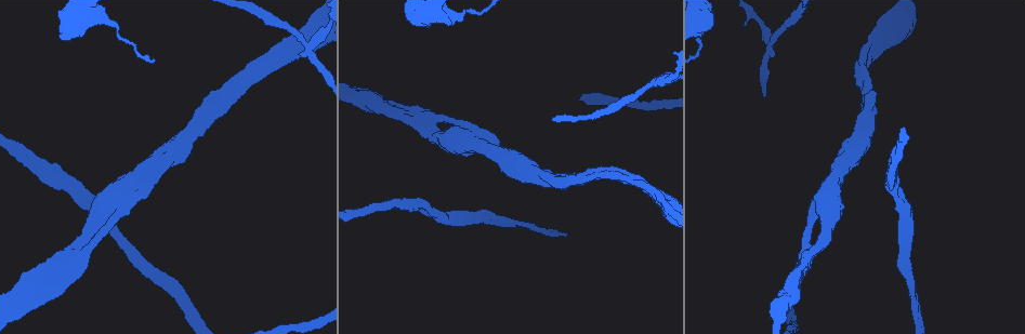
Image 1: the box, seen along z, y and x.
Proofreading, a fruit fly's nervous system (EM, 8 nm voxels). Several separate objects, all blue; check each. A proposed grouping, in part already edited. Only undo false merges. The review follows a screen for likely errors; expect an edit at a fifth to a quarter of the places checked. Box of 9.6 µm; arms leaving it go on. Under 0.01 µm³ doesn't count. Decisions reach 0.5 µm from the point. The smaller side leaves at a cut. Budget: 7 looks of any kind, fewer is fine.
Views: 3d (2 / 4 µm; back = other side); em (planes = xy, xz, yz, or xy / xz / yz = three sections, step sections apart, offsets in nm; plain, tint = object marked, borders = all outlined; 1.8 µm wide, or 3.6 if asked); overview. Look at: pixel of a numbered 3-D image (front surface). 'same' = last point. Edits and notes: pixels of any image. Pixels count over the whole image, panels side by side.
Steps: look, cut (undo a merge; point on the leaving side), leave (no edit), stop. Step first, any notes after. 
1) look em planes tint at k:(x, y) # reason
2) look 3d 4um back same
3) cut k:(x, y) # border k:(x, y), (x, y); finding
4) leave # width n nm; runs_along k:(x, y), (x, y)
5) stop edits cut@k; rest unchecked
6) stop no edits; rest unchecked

look em planes borders at 1:(307, 45) # three arms meet

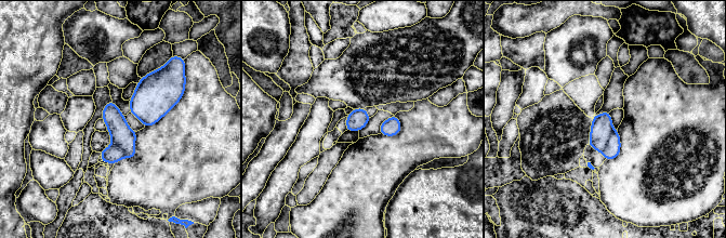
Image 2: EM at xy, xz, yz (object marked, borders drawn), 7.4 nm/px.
cut 2:(602, 126) # width 150 nm; border 2:(614, 130), (606, 147), (602, 151); two neurons meet here

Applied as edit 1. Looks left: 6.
look overview

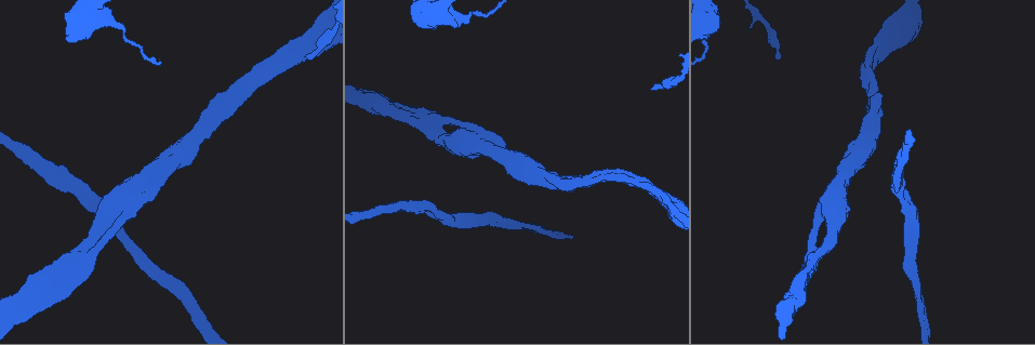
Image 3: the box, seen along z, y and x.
look 3d 2um back at 3:(423, 124) # sharp bend

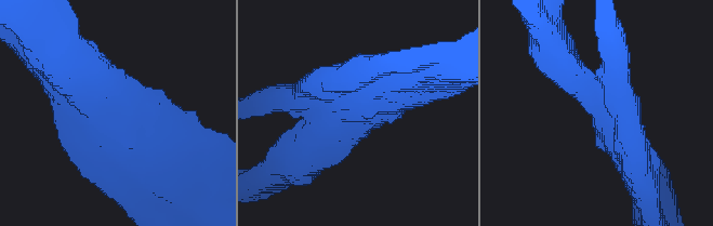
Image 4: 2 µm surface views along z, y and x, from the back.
look em planes tint at 4:(109, 114)

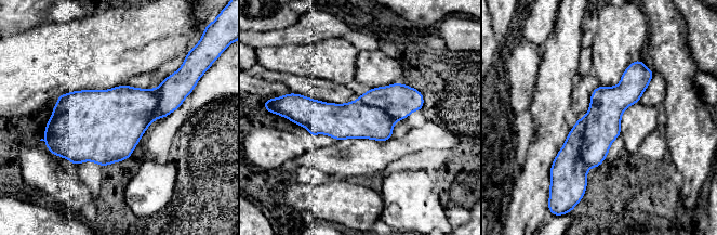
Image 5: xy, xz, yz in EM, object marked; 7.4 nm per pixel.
leave # all the same neuron

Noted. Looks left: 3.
look em 3.6um planes borders at 3:(128, 194) # calibre changes

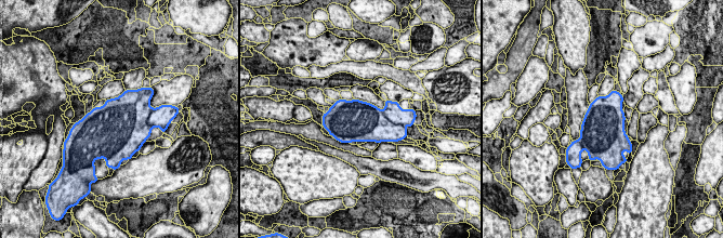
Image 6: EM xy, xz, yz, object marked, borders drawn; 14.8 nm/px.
leave # width 600 nm; all the same neuron

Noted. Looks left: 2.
stop edits cut@2; rest unchecked

